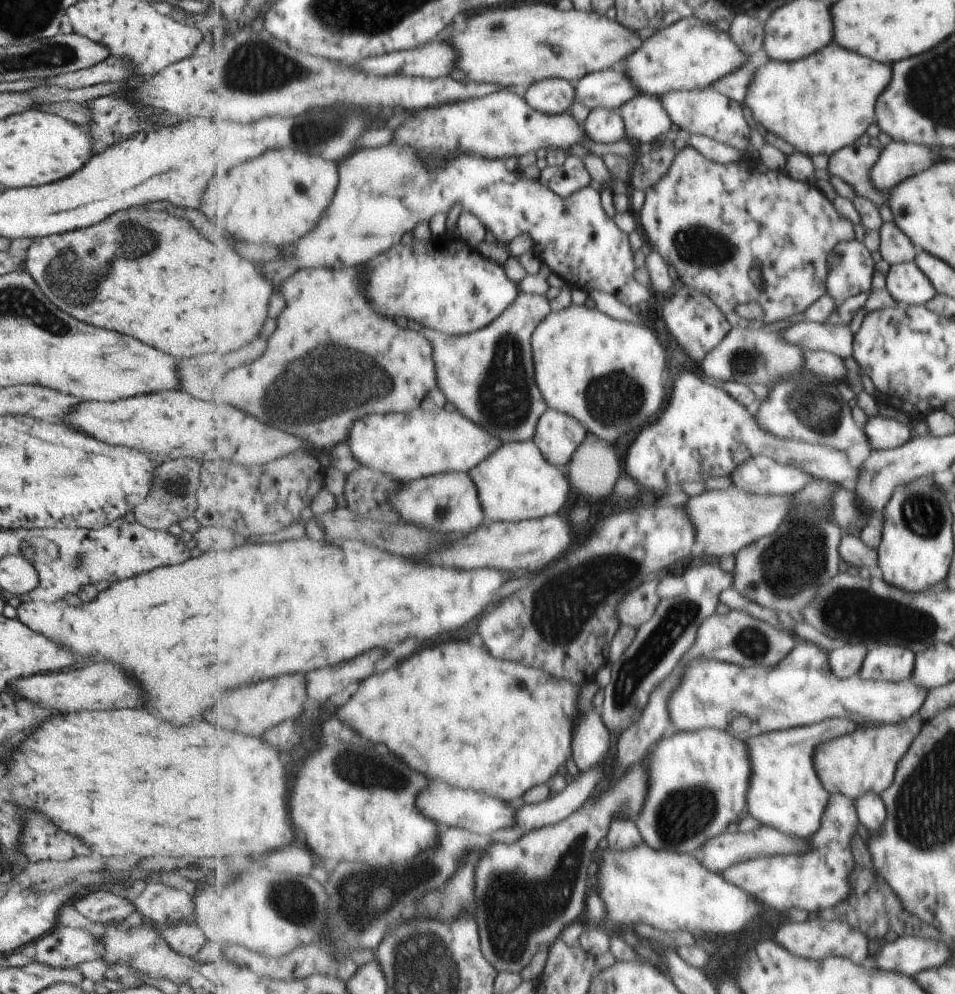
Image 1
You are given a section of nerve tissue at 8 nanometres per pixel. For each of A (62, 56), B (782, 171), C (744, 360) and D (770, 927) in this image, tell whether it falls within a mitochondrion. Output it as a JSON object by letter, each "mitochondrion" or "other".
{"A":"mitochondrion","B":"other","C":"mitochondrion","D":"other"}

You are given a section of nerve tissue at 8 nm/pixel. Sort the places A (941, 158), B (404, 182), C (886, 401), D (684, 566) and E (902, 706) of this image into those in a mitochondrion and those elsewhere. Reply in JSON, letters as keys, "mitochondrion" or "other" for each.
{"A":"other","B":"mitochondrion","C":"other","D":"other","E":"other"}

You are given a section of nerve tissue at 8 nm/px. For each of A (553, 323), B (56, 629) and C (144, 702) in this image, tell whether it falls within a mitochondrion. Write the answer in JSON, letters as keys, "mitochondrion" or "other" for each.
{"A":"other","B":"other","C":"other"}

